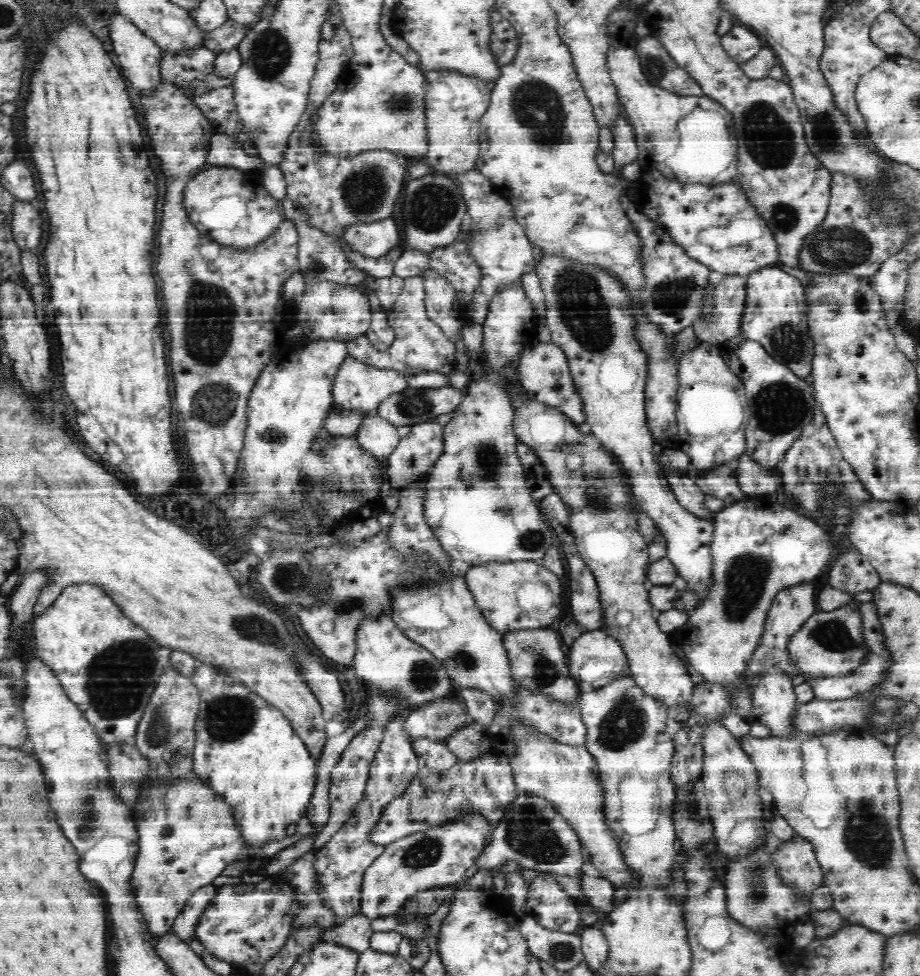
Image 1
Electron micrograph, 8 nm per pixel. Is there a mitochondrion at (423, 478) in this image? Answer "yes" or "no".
no

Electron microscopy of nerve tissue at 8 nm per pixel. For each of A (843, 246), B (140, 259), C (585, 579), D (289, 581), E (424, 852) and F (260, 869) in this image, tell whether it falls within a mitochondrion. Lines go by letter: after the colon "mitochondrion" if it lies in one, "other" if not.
A: mitochondrion
B: other
C: other
D: mitochondrion
E: mitochondrion
F: other

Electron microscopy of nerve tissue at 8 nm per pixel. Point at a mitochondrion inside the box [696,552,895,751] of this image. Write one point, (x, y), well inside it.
(834, 636)

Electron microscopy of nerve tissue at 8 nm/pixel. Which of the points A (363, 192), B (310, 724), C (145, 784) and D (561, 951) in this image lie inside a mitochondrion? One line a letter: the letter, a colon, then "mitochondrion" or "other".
A: mitochondrion
B: mitochondrion
C: other
D: mitochondrion

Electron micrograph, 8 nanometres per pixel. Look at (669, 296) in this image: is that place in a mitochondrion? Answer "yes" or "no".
yes

